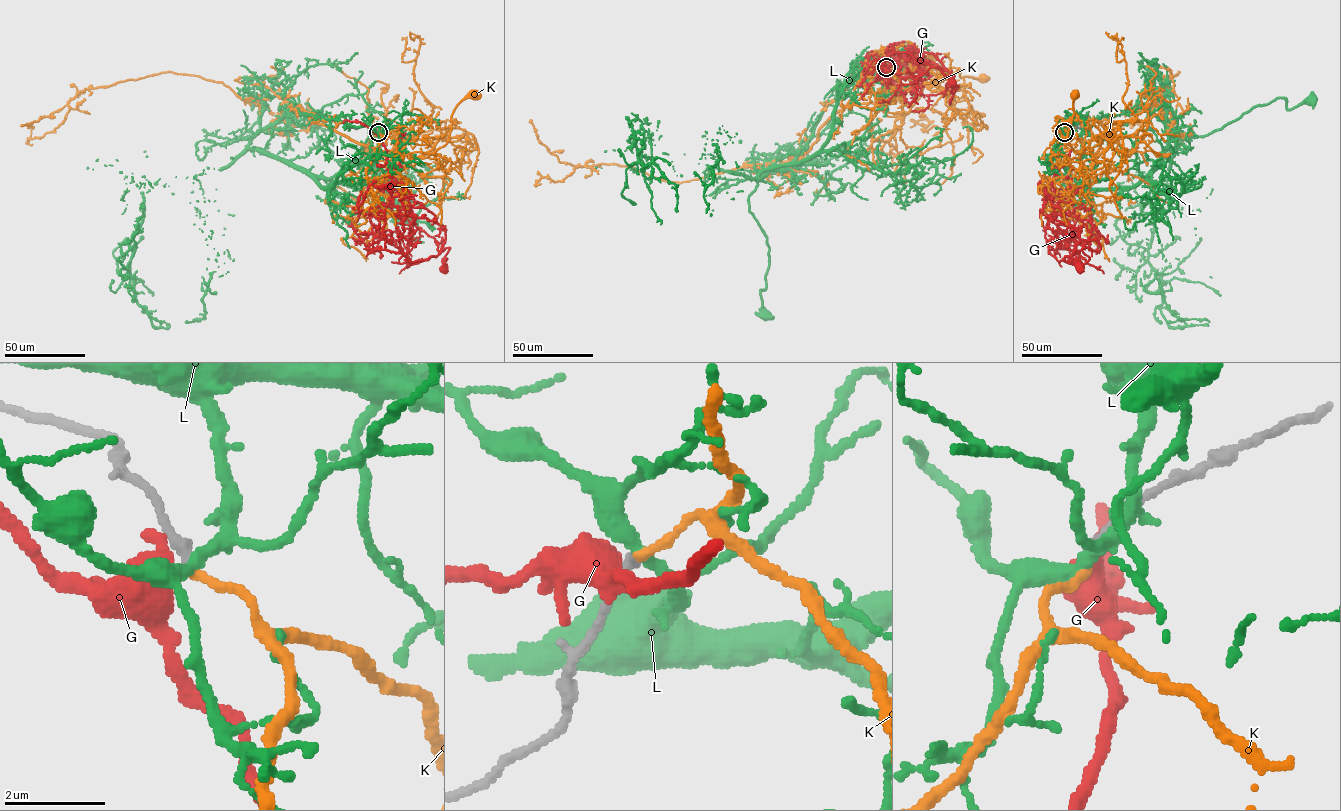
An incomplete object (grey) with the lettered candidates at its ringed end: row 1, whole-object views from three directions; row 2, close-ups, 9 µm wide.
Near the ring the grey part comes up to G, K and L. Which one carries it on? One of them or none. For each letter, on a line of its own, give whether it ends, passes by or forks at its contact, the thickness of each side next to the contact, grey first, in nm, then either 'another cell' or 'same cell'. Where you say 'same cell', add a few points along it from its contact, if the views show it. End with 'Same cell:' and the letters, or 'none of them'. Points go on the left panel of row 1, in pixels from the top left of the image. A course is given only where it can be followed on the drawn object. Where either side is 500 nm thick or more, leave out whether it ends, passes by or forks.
G: it ends; calibres 240 and 480 nm; another cell
K: it ends; calibres 200 and 160 nm; same cell; course (378, 132), (381, 137), (375, 152), (433, 153), (449, 139), (455, 107), (474, 94)
L: it forks; calibres 220 and 240 nm; another cell
Same cell: K

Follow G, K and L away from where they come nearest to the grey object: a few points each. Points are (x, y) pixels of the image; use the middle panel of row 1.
G: (885, 68), (916, 48), (919, 58), (949, 72), (953, 82), (949, 104), (958, 86), (951, 93), (951, 84)
K: (886, 68), (887, 60), (886, 75), (904, 88), (929, 85), (957, 70), (961, 77), (982, 77)
L: (886, 68), (850, 82), (804, 149), (768, 170), (749, 196), (769, 247), (766, 314)

